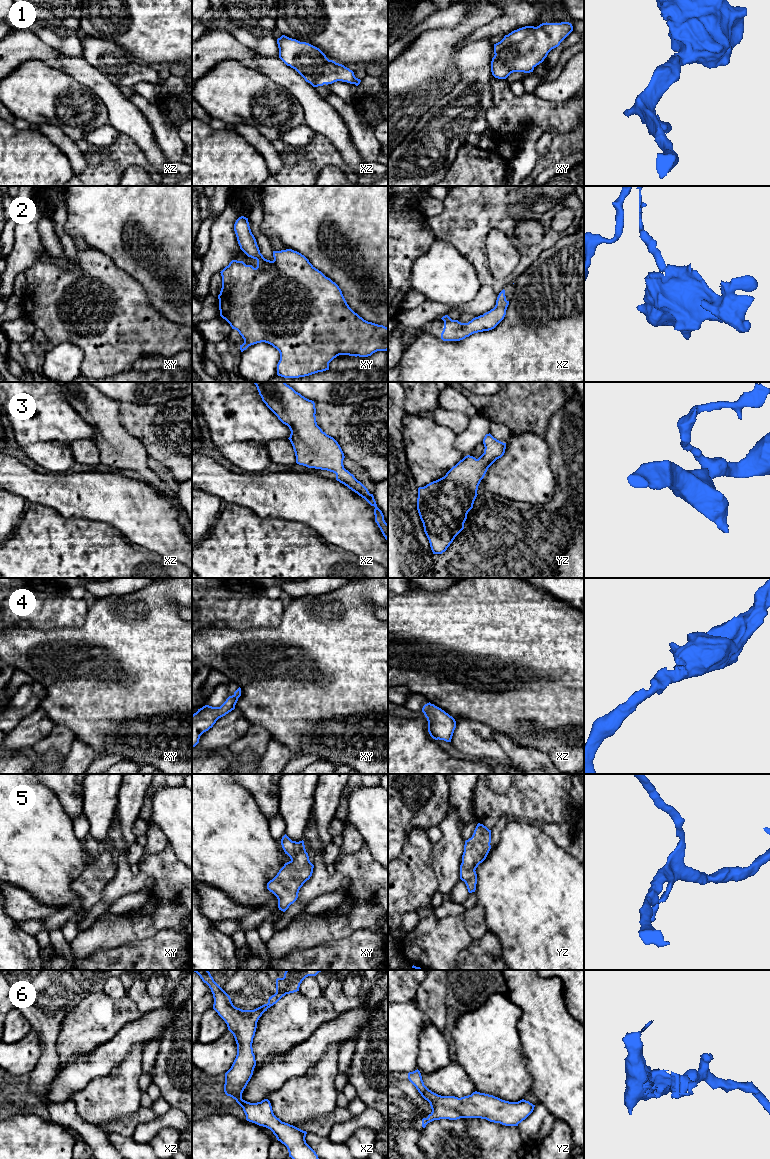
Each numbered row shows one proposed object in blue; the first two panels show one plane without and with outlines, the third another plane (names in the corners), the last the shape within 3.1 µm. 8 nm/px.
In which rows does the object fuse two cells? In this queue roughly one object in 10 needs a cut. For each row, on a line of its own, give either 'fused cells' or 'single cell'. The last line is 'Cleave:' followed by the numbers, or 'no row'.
1: single cell
2: fused cells
3: single cell
4: single cell
5: single cell
6: single cell
Cleave: 2

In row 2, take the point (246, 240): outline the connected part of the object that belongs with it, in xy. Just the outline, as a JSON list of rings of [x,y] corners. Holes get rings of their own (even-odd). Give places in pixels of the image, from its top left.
[[[241,216],[234,224],[234,231],[240,249],[248,256],[252,257],[260,252],[256,239],[251,232],[248,218]]]

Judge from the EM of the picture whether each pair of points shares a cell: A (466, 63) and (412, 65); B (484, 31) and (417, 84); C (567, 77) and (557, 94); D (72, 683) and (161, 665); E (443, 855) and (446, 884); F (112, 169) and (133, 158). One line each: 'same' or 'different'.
A: different
B: different
C: same
D: same
E: same
F: different

